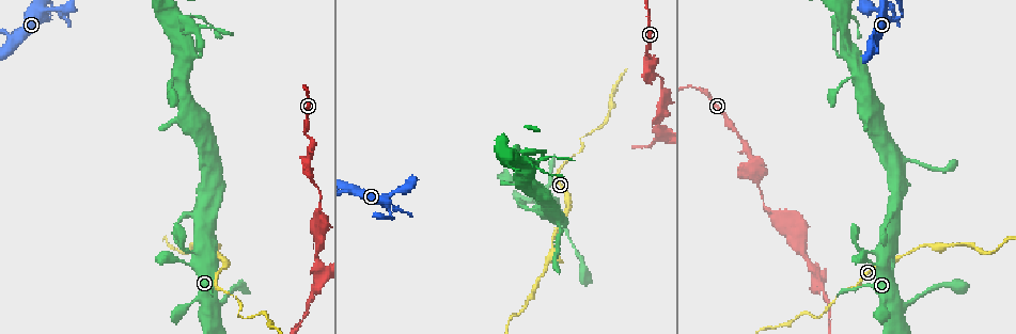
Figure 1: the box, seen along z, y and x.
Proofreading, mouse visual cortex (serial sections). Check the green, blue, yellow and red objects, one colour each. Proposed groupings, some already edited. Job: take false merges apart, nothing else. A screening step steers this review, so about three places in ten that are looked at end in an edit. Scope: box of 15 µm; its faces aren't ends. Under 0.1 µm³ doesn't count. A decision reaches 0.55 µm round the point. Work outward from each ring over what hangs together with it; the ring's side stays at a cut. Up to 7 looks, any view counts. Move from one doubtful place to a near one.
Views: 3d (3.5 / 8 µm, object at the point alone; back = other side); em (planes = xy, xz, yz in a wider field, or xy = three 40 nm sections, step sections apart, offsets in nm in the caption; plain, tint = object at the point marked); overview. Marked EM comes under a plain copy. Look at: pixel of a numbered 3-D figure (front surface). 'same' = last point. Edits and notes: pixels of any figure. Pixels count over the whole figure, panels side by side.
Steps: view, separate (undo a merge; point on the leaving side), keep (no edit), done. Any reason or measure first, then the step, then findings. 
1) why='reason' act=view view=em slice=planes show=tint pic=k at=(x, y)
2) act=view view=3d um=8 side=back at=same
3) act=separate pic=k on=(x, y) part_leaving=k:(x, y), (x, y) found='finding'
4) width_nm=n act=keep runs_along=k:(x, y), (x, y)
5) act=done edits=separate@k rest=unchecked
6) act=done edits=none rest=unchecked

why='side arm on a straight run' act=view view=3d um=3.5 side=back pic=1 at=(321, 209)

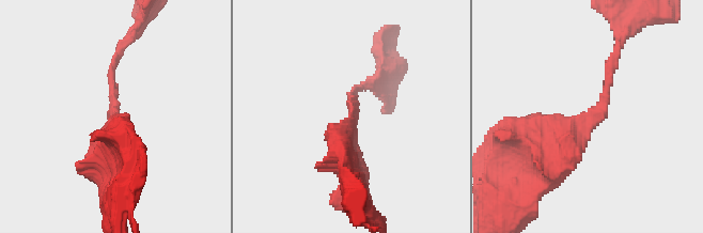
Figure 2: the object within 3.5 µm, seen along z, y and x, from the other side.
arms=3 arm_widths_nm=150,250,350 why='now the EM' act=view view=em slice=xy step=1 show=tint pic=2 at=(110, 112)

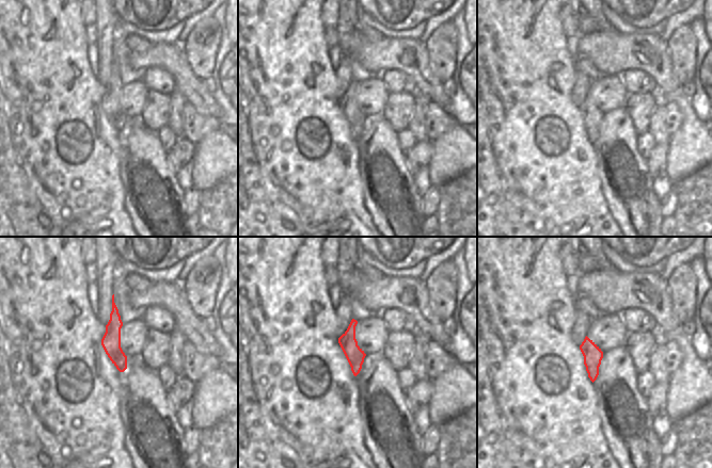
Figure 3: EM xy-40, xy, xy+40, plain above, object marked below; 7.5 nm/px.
act=view view=em slice=xy step=2 show=tint at=same

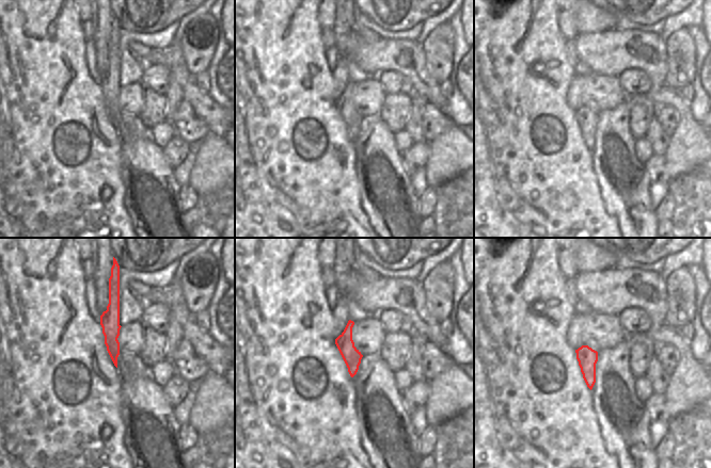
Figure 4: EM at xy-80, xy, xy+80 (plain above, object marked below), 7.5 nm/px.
act=keep runs_along=2:(613, 53), (603, 103), (536, 162) found='continuous, no second cell'

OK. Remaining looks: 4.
why='thick turns thin' act=view view=3d um=3.5 pic=1 at=(318, 250)

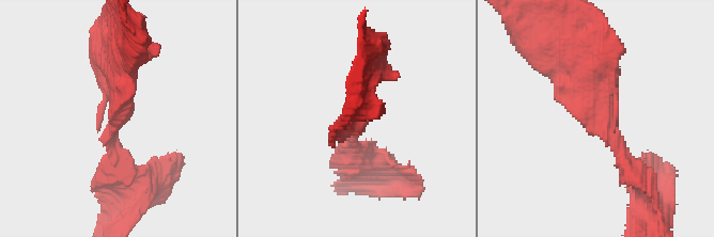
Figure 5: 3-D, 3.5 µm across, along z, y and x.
arm_widths_nm=250,250 why='need the tissue' act=view view=em slice=xy step=5 show=tint pic=5 at=(114, 121)

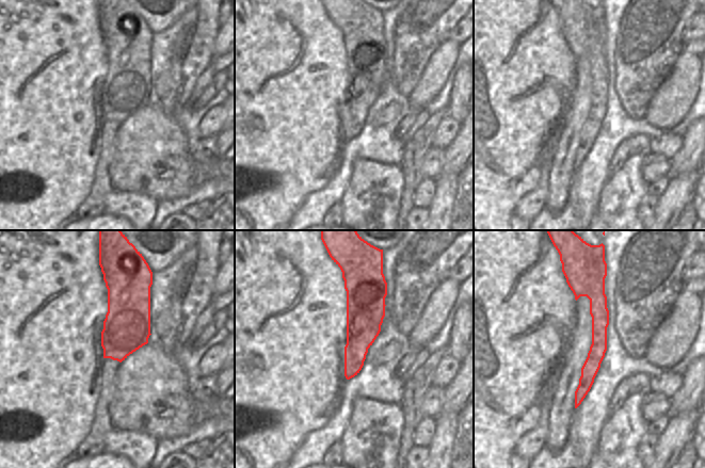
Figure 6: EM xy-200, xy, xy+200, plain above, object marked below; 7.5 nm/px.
act=keep runs_along=6:(593, 284), (598, 348), (577, 402) found='continuous, no second cell'

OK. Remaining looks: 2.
why='sharp bend' act=view view=3d um=3.5 pic=1 at=(901, 17)

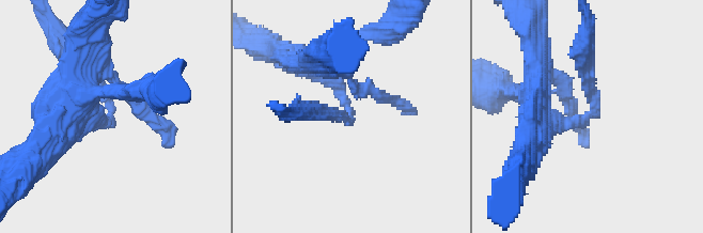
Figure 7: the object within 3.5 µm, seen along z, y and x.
arm_widths_nm=200,250 why='shape alone is not enough' act=view view=em slice=xy step=2 show=tint pic=7 at=(589, 116)

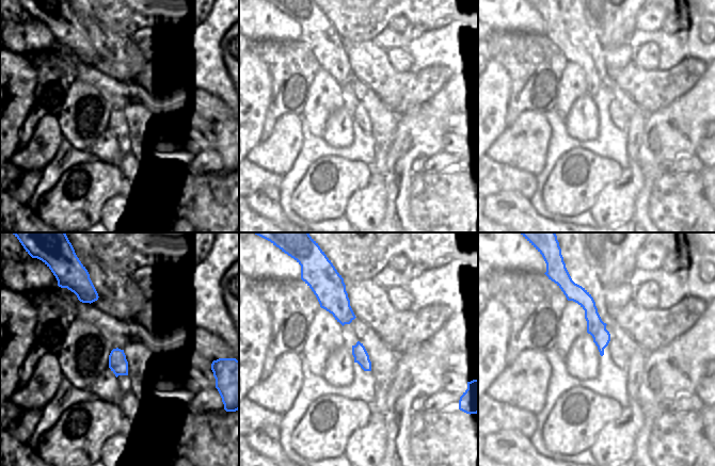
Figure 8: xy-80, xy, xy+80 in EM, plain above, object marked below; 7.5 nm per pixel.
act=separate pic=7 on=(590, 76) part_leaving=7:(593, 105), (584, 49), (572, 49) found='a second cell is stuck on'

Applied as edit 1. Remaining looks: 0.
act=done edits=separate@7 rest=unchecked

